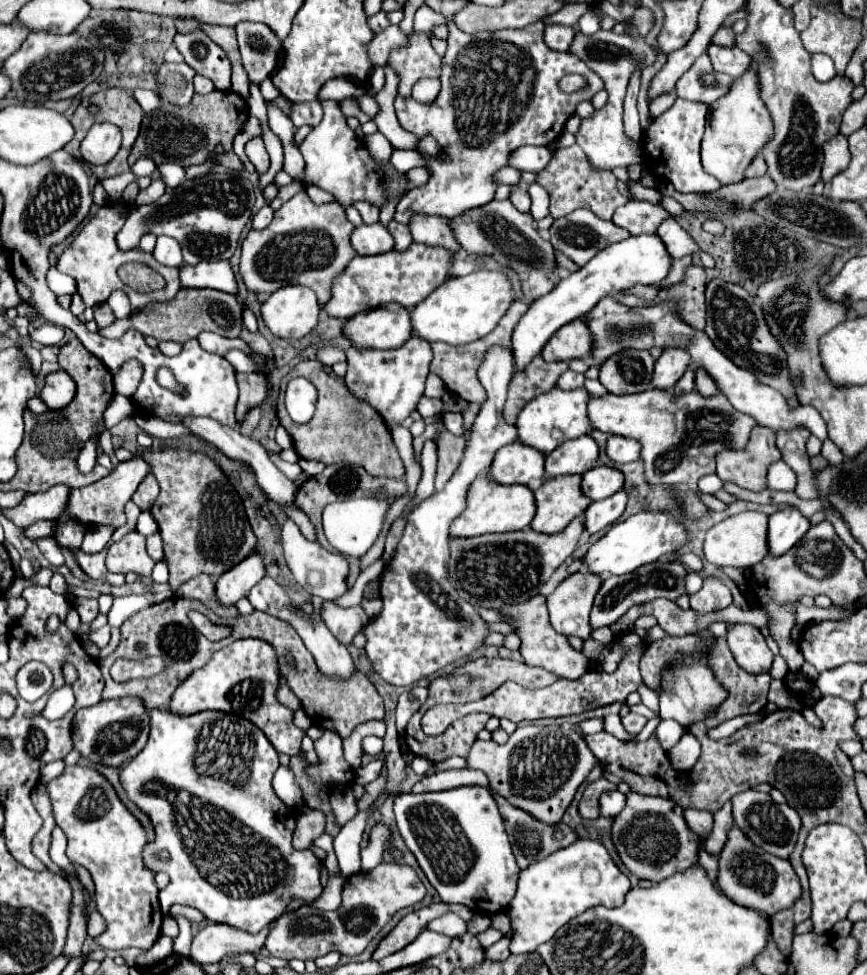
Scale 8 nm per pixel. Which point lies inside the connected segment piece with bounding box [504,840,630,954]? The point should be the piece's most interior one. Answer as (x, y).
(550, 892)

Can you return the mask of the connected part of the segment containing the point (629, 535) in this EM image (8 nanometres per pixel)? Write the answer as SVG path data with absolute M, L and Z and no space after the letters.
M638 512L632 518L614 524L596 544L588 548L580 562L588 568L590 574L622 576L634 572L638 566L656 562L662 554L676 552L682 544L686 544L686 530L680 518L662 512Z

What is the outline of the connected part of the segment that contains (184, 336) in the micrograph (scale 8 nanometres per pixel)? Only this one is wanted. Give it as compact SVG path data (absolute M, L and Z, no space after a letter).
M180 288L180 292L166 302L152 302L140 312L124 318L114 320L114 324L98 330L104 338L120 338L128 328L134 328L142 334L154 336L156 340L176 340L186 342L190 338L196 338L202 330L216 332L226 338L238 338L242 330L242 304L234 294L218 292L218 290L194 290L194 288Z

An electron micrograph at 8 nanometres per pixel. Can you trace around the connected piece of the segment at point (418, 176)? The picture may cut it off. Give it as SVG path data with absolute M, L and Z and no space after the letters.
M412 168L406 176L410 176L410 184L422 186L422 184L426 184L426 180L430 178L430 172L428 172L426 168Z

